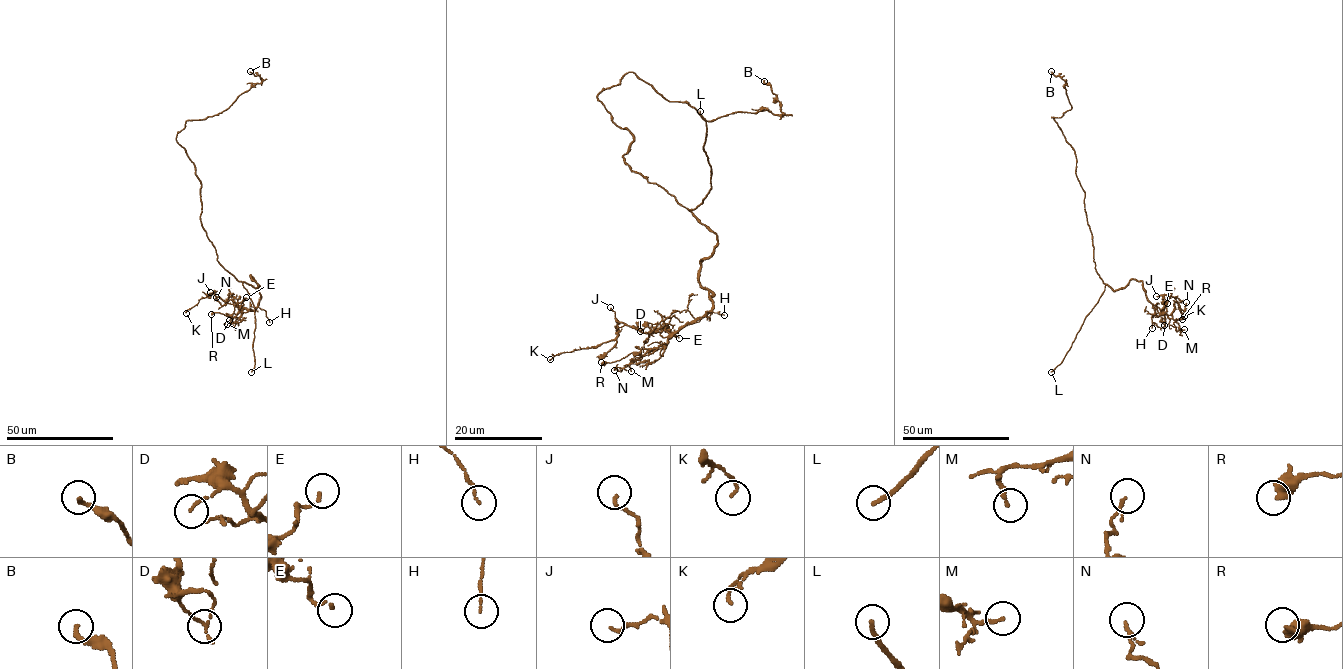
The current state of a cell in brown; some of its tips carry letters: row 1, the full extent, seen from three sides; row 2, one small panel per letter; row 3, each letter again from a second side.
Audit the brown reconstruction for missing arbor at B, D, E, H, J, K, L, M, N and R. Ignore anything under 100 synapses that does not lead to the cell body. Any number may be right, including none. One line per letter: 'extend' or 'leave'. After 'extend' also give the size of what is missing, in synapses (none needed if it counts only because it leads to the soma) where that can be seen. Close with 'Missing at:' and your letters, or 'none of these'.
B: leave
D: leave
E: leave
H: leave
J: leave
K: leave
L: extend
M: leave
N: leave
R: leave
Missing at: L

